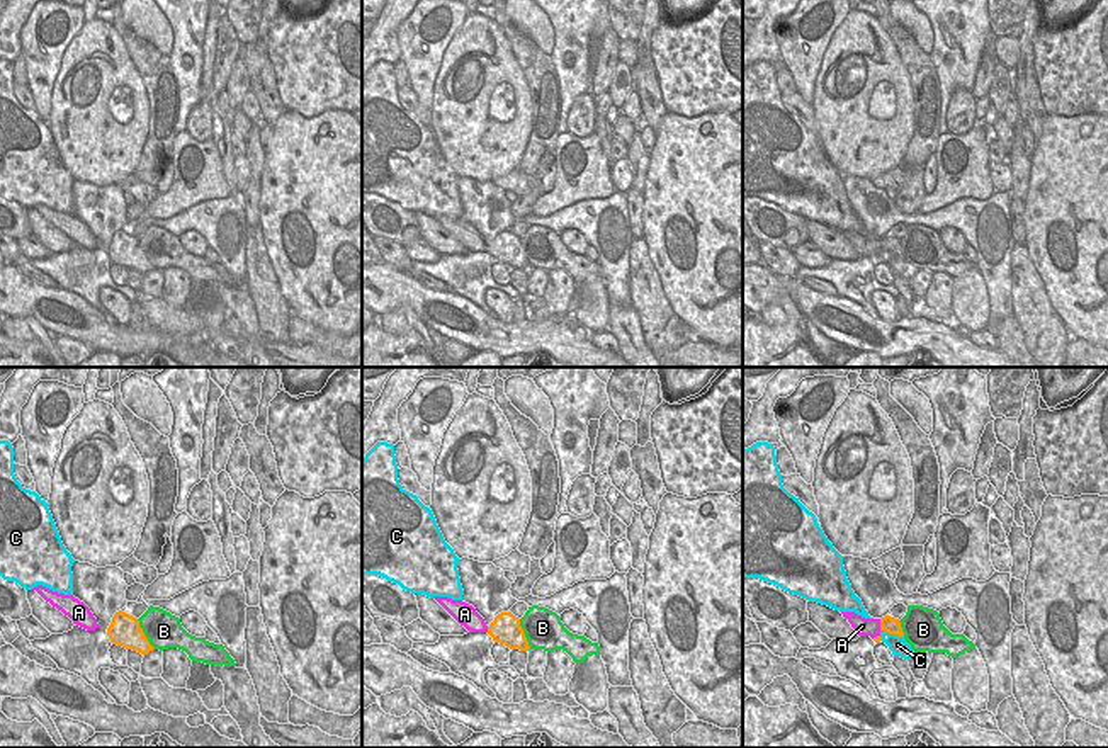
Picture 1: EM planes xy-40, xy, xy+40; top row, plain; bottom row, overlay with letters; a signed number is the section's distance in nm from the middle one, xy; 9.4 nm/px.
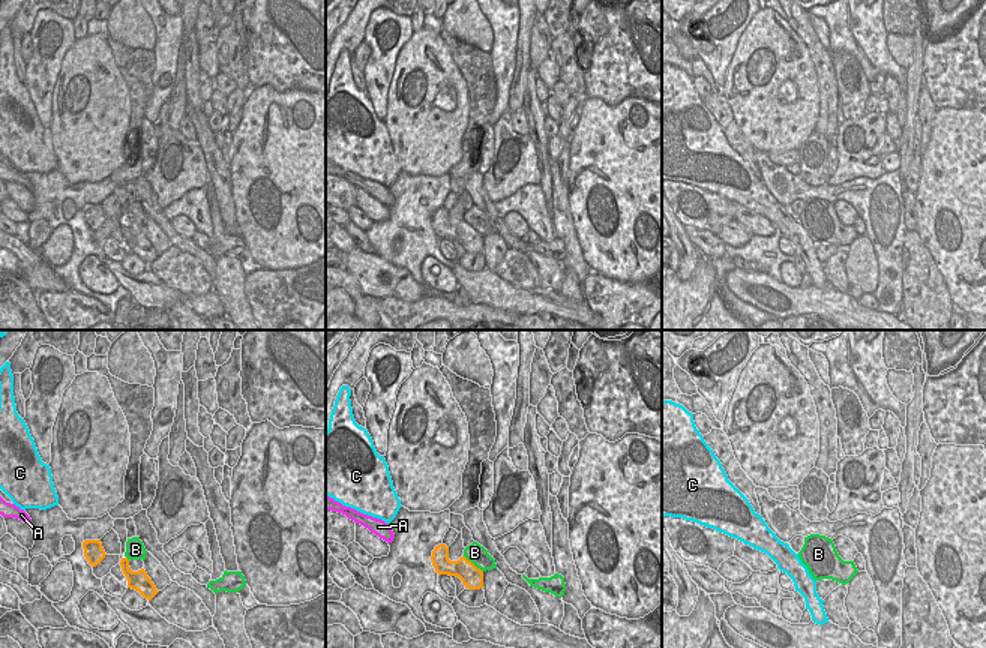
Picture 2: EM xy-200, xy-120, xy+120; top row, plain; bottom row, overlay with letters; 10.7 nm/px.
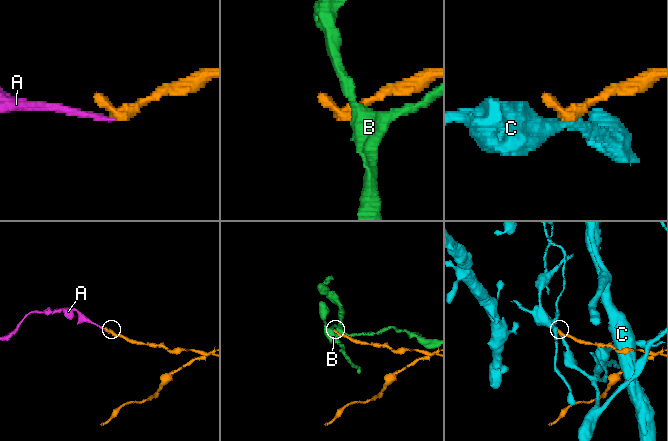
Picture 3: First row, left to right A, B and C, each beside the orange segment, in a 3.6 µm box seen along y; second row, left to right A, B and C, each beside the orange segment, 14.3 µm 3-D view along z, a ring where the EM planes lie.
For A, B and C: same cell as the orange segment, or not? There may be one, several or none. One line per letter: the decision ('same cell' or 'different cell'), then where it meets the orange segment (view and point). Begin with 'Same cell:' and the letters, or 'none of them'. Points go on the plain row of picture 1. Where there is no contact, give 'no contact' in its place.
Same cell: A
A: same cell; meets orange in xy+40 at (881, 242)
B: different cell; meets orange in xy-40 at (143, 254)
C: different cell; meets orange in xy+40 at (893, 252)

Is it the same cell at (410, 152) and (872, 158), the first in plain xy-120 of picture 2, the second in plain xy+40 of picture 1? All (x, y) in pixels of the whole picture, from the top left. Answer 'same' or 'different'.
same

